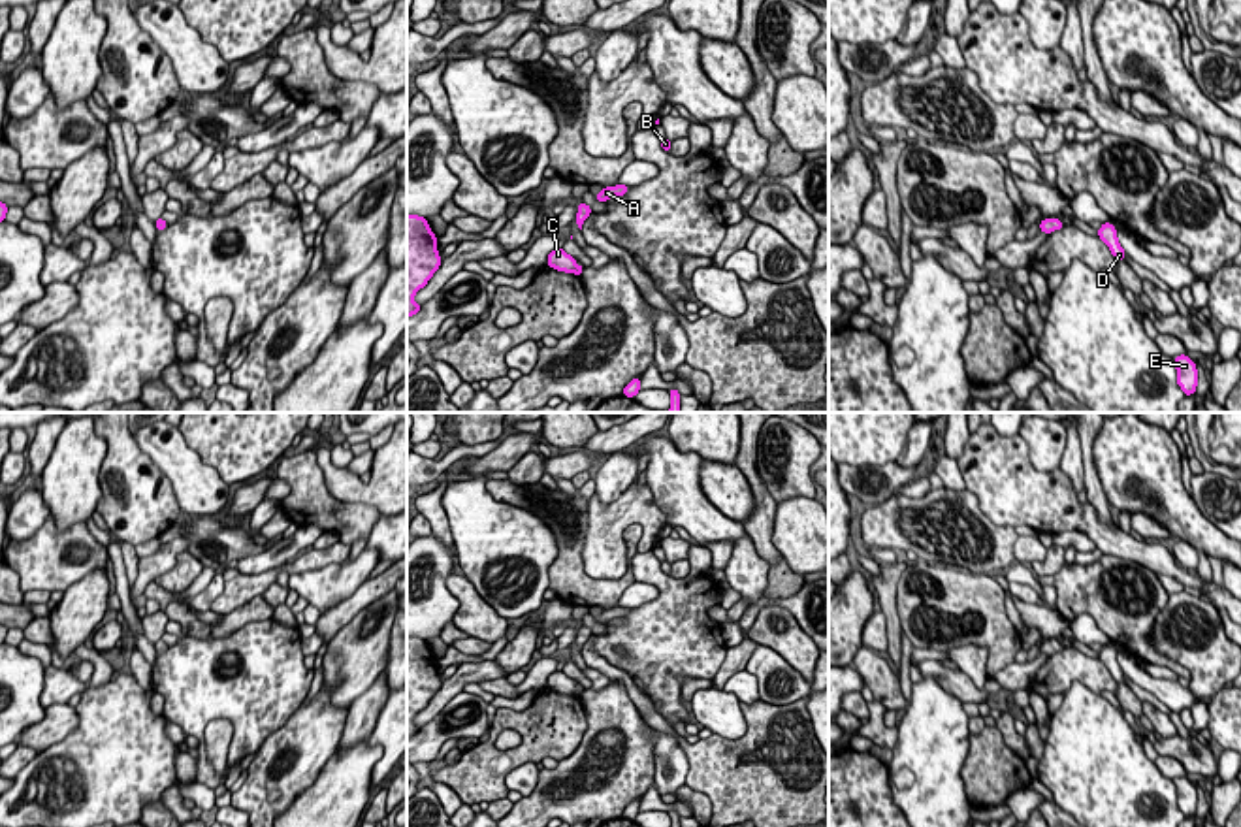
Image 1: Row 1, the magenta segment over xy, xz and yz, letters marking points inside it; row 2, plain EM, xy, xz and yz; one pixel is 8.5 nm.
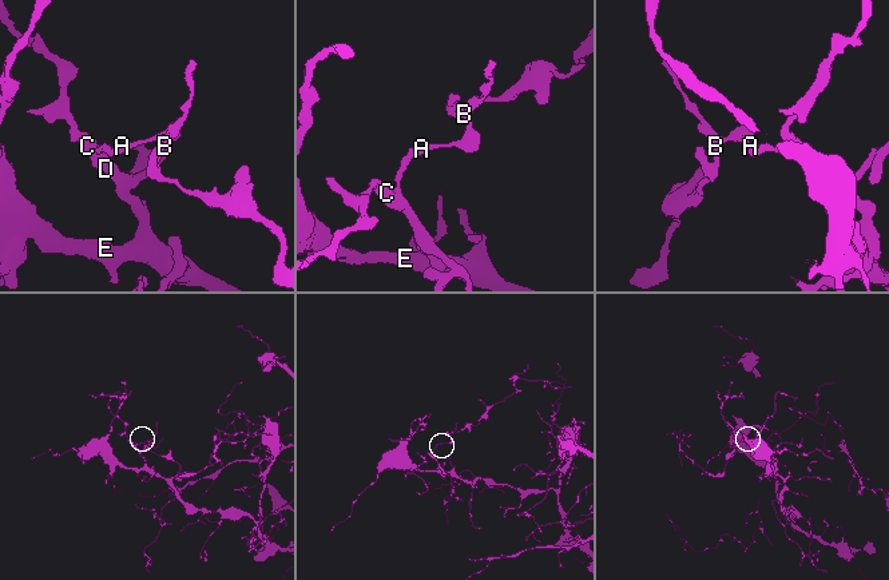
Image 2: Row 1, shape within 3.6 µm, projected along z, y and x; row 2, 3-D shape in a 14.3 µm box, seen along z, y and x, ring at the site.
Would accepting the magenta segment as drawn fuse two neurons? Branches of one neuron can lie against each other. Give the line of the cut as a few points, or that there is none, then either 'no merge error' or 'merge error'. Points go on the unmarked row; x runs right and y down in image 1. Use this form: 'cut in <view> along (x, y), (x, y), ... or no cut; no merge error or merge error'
no cut; no merge error

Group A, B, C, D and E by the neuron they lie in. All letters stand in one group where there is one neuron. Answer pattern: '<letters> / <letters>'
A B C D E

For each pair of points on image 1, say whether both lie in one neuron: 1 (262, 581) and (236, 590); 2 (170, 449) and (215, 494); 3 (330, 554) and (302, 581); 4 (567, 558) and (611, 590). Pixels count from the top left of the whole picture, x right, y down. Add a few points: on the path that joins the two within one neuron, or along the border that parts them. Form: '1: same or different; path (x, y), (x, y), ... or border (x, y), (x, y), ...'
1: same; path (257, 584), (241, 588)
2: same; path (181, 460), (204, 483)
3: different; border (347, 560), (289, 575)
4: same; path (573, 571), (592, 590), (597, 590)

